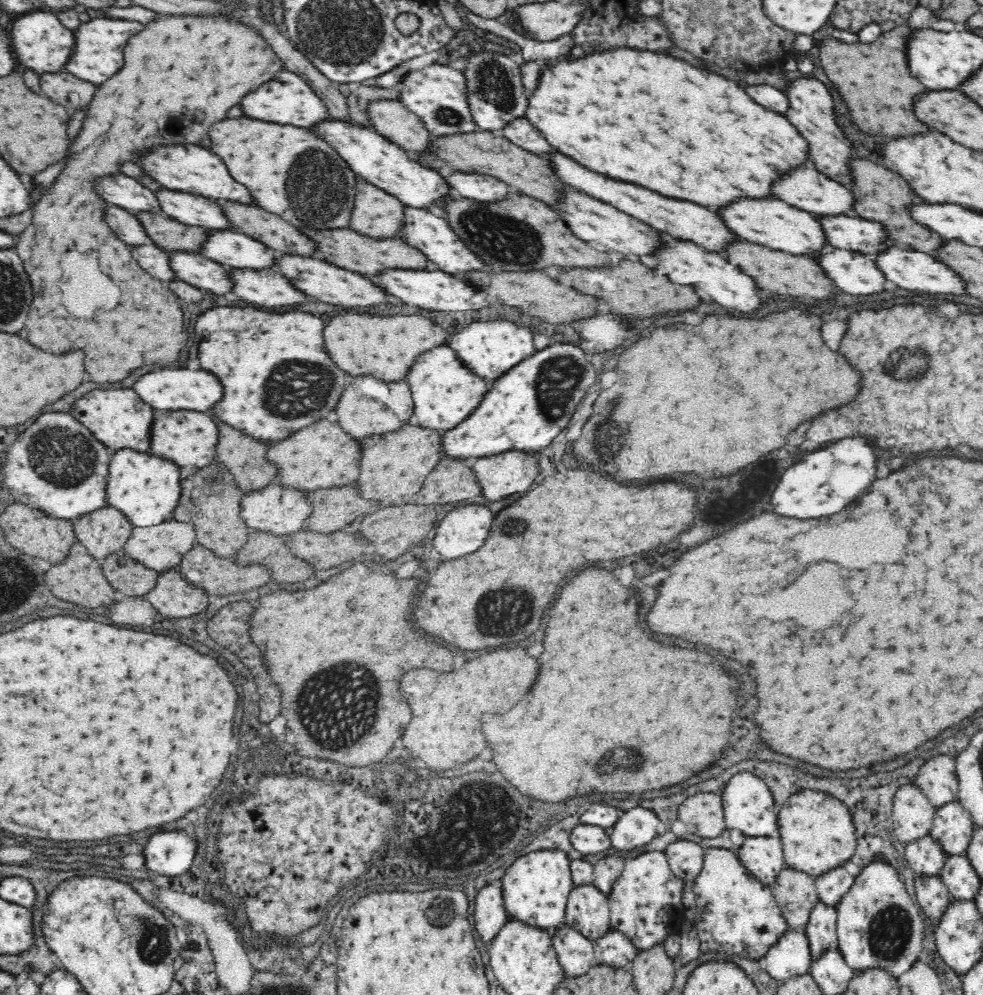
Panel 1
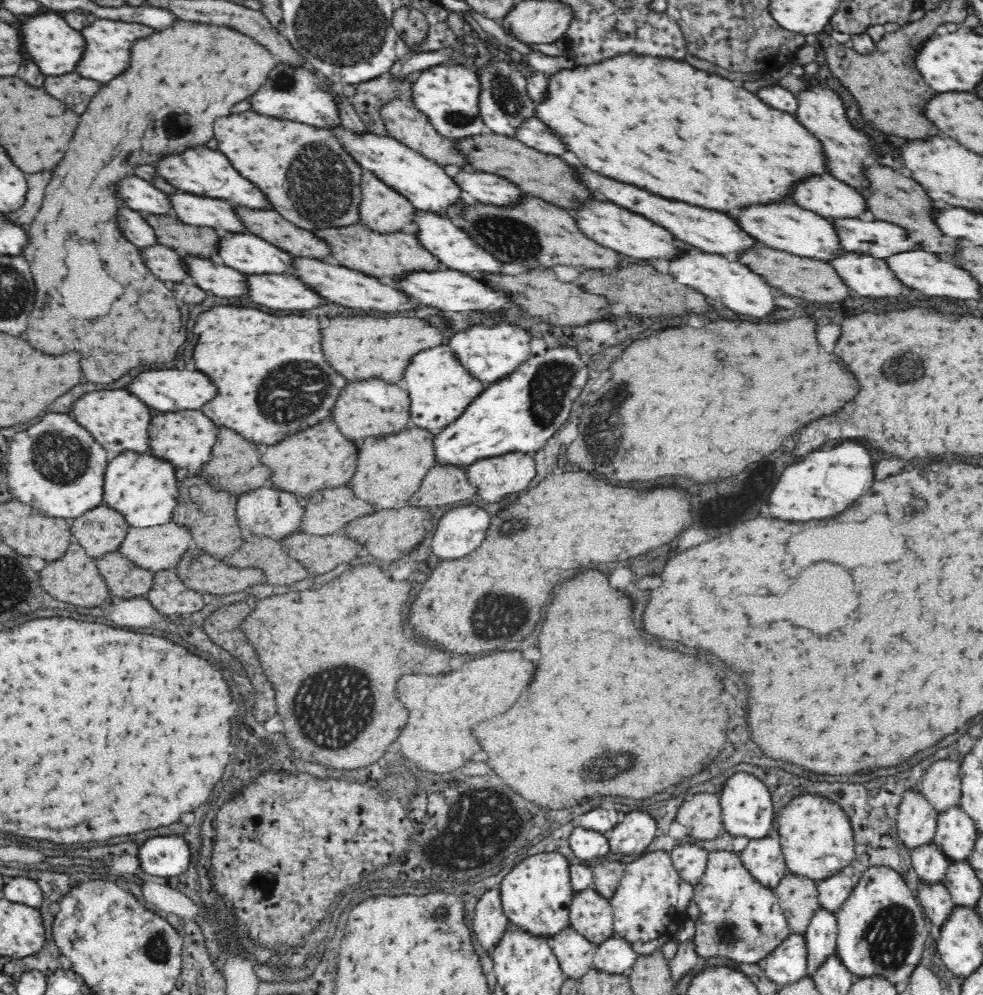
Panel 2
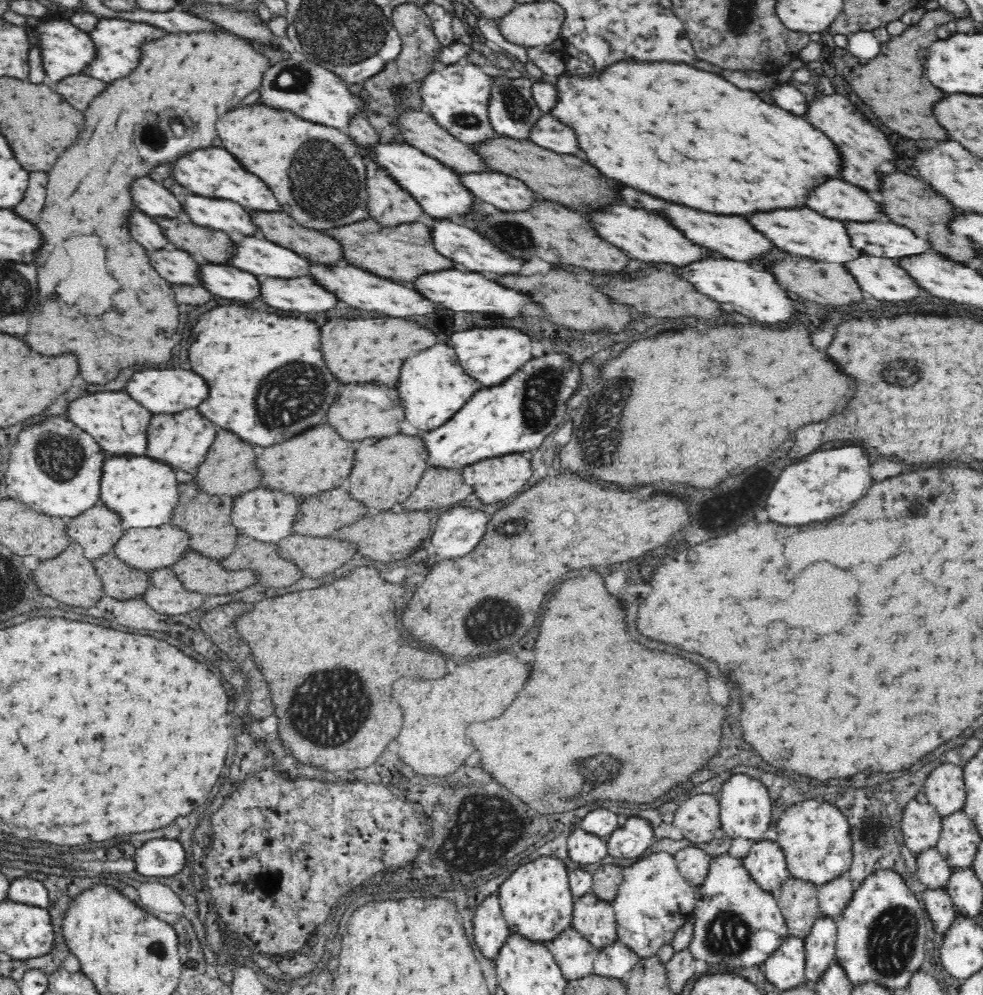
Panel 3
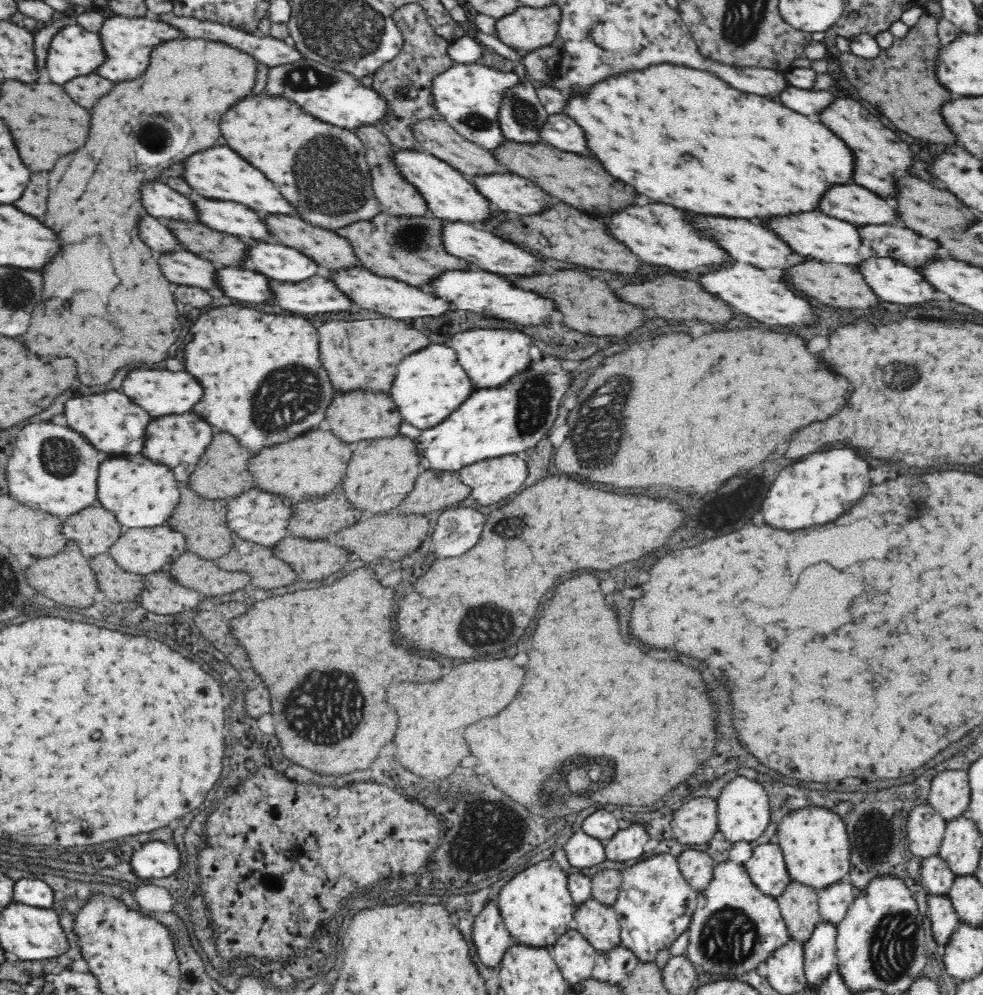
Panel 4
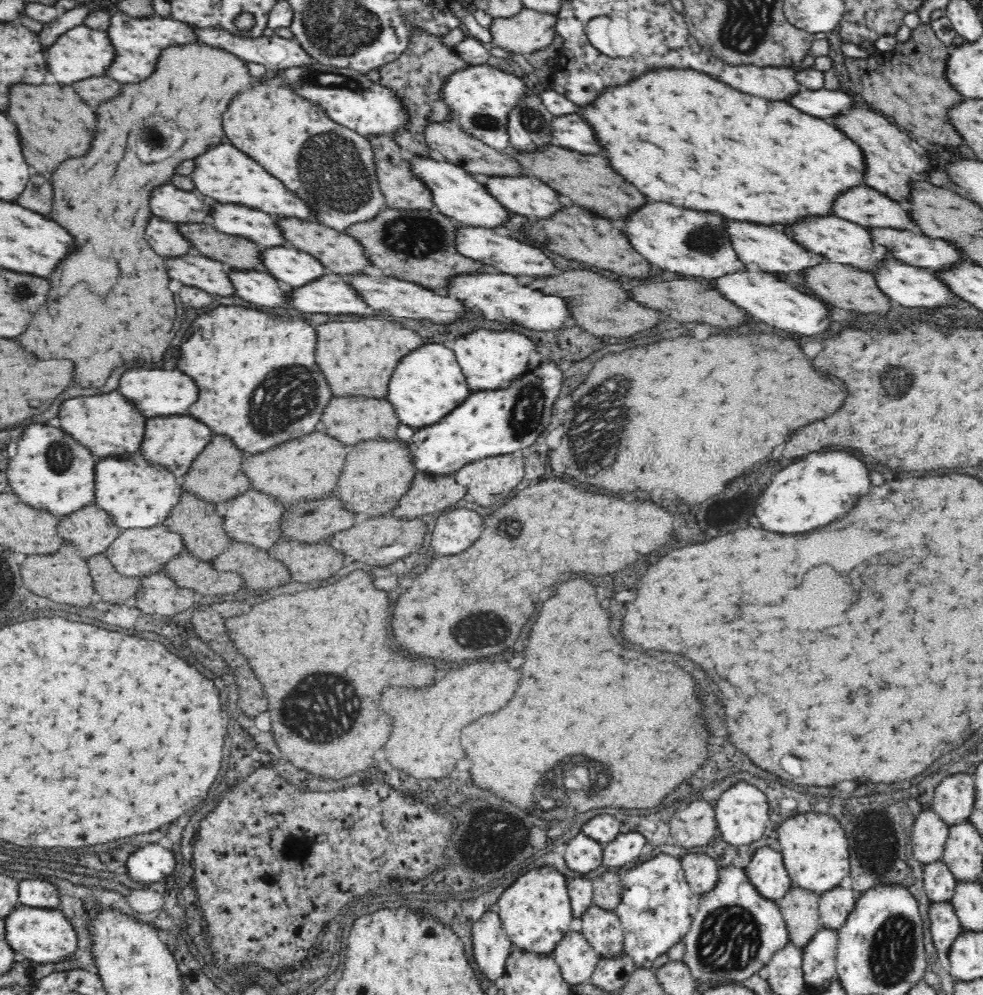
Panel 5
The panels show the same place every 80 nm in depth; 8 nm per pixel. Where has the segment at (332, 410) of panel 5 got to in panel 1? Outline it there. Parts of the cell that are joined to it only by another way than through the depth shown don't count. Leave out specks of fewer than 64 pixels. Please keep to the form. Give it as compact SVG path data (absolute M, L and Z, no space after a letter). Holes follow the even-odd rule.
M362 376L362 378L350 378L346 390L342 392L338 406L336 406L336 416L338 424L346 434L352 438L362 438L362 436L372 436L372 434L386 434L402 428L408 424L412 416L412 398L410 390L402 382L380 382L372 376ZM370 416L370 418L366 418Z

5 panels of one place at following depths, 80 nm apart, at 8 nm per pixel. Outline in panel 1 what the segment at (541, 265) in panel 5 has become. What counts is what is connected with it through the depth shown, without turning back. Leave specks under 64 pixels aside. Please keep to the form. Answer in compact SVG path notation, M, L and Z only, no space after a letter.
M406 208L406 217L404 218L404 234L402 237L430 256L432 262L436 262L444 272L472 272L472 270L484 270L490 264L484 262L482 256L474 254L466 244L464 239L460 239L458 232L454 231L452 225L440 216L435 216L432 212L420 208Z

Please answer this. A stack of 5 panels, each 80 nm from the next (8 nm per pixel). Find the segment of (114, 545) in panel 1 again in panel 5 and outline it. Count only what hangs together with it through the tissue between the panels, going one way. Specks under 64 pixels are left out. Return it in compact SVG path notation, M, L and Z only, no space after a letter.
M86 506L78 512L61 517L58 524L60 538L76 544L80 556L88 558L108 548L108 544L118 536L116 524L98 506Z

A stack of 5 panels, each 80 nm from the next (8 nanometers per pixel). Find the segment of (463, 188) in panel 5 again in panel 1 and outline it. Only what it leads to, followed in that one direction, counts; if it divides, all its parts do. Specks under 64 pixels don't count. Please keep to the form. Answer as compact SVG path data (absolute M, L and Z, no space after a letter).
M334 119L326 120L326 122L316 124L311 128L322 139L326 139L330 145L334 145L336 151L356 171L358 180L372 181L374 185L378 185L384 191L398 197L407 207L428 210L430 206L438 204L444 198L447 201L451 200L452 187L450 187L446 177L442 178L440 170L428 167L428 165L422 165L412 152L402 148L394 141L388 140L384 135L380 135L372 129L356 125L356 123L348 124Z

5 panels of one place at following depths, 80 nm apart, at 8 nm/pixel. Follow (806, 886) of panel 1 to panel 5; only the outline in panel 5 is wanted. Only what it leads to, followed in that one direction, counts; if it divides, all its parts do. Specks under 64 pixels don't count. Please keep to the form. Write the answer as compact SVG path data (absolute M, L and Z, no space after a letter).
M792 887L784 899L775 903L785 920L789 942L798 950L803 950L816 932L823 928L819 919L819 896Z

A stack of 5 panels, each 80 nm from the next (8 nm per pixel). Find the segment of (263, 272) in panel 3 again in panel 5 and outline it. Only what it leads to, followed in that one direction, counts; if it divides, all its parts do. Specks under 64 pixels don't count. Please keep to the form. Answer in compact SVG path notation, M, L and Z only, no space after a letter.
M270 248L264 252L266 268L272 270L272 276L292 288L302 288L326 274L326 266L320 260L298 248Z

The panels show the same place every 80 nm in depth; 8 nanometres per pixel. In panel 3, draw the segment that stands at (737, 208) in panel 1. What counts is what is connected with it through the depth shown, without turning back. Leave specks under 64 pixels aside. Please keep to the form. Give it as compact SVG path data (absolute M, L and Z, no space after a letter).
M810 208L772 212L766 216L752 216L750 220L754 220L754 224L758 224L758 228L762 228L762 232L766 232L766 236L774 240L774 244L788 250L794 256L810 256L816 260L838 262L838 264L846 264L846 262L852 262L864 256L864 250L858 250L852 246L848 225L844 224L844 221L820 216L818 212Z

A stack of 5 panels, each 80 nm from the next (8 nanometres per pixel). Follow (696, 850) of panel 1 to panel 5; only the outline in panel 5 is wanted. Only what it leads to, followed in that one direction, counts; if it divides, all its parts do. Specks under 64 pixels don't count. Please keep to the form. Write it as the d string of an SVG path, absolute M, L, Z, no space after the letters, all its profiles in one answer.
M688 854L681 858L691 890L700 896L712 892L718 882L718 863L704 854Z

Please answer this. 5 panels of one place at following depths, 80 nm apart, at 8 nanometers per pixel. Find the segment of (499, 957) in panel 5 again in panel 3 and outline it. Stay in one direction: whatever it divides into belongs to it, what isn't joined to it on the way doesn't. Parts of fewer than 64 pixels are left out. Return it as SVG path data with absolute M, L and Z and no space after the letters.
M492 895L492 898L486 898L477 906L473 928L474 942L482 956L492 962L496 961L500 948L506 944L512 933L503 917L498 896Z

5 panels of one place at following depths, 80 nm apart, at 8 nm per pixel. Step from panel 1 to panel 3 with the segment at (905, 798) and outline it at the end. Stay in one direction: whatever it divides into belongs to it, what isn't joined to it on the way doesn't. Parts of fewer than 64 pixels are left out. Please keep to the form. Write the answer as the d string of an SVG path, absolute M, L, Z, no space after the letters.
M914 803L907 805L902 816L902 834L904 842L912 853L917 855L928 848L936 847L942 836L942 818L929 803Z

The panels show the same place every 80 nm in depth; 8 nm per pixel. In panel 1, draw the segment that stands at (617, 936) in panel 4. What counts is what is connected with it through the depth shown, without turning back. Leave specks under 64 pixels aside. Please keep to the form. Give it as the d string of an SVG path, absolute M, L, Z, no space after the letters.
M593 884L574 888L566 908L565 925L582 933L588 940L600 940L611 930L609 899Z

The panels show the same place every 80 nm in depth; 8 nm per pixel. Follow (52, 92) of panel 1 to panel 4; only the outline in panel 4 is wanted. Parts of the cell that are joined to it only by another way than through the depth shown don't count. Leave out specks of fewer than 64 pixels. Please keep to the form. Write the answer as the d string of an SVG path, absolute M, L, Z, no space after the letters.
M92 74L92 76L74 78L72 82L68 82L66 92L70 92L70 96L74 96L74 100L78 100L78 104L82 104L84 108L92 108L98 102L98 98L108 96L108 92L112 92L114 86L116 84L112 80Z

